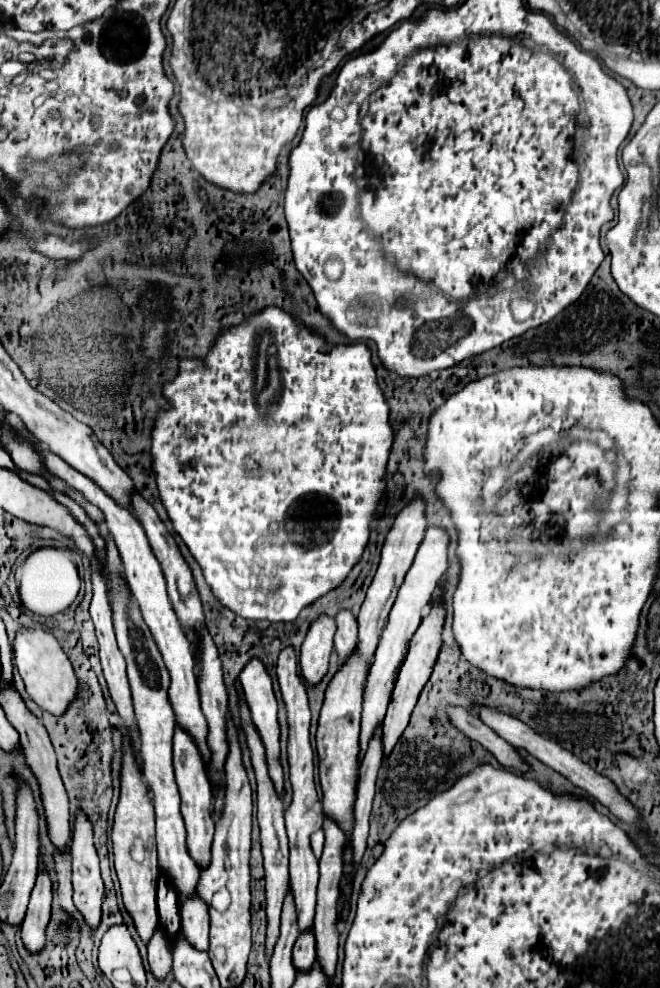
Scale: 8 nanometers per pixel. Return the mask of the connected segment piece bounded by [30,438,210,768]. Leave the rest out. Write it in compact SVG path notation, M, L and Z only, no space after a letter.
M34 438L30 440L32 448L40 454L42 458L42 464L46 468L46 472L50 472L52 476L60 478L66 482L66 486L72 486L72 490L80 492L88 502L92 502L94 506L98 506L104 514L104 522L108 526L108 532L112 534L112 540L118 548L118 554L120 554L120 560L122 560L122 568L124 568L124 576L126 576L126 582L140 606L140 612L144 616L144 622L146 626L150 628L152 632L152 638L156 640L156 646L164 658L164 666L166 670L170 672L170 688L168 688L168 698L170 698L170 704L174 708L174 714L176 714L176 722L178 726L192 734L192 740L196 742L202 758L204 758L204 764L208 768L208 742L206 742L206 736L208 736L208 722L200 710L200 694L198 694L198 684L196 684L196 670L194 670L194 658L192 658L192 652L190 652L190 642L188 638L184 636L184 630L180 626L180 620L176 618L176 612L168 600L168 594L166 594L166 580L164 580L164 574L162 574L162 568L158 564L158 560L154 558L152 550L150 550L150 544L148 544L148 538L140 526L140 522L134 518L134 514L130 510L122 510L116 500L112 500L108 494L104 494L104 490L100 490L100 486L96 486L92 480L88 480L88 476L80 474L78 470L72 470L72 466L68 466L62 458L58 458L56 454L52 454L48 448L42 448L40 442L36 442Z

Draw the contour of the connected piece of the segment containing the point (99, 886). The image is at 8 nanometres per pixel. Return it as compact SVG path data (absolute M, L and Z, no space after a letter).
M76 810L74 814L74 828L72 828L72 842L70 842L70 854L72 854L72 886L74 886L74 906L84 916L84 922L94 932L102 918L102 896L104 896L104 882L100 878L98 868L98 854L92 840L92 822L84 814L84 810Z

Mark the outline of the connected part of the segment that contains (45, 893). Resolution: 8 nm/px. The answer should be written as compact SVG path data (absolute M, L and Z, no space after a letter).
M40 868L36 886L30 896L28 912L22 922L22 942L28 952L42 952L42 946L46 946L46 926L50 920L50 904L52 904L52 882L48 874Z

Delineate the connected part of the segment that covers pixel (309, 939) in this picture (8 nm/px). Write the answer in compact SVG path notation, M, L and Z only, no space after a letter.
M304 932L304 934L298 936L298 940L296 940L296 944L294 944L292 962L294 962L296 970L308 970L308 966L312 966L314 960L316 960L314 934L312 934L312 932Z

